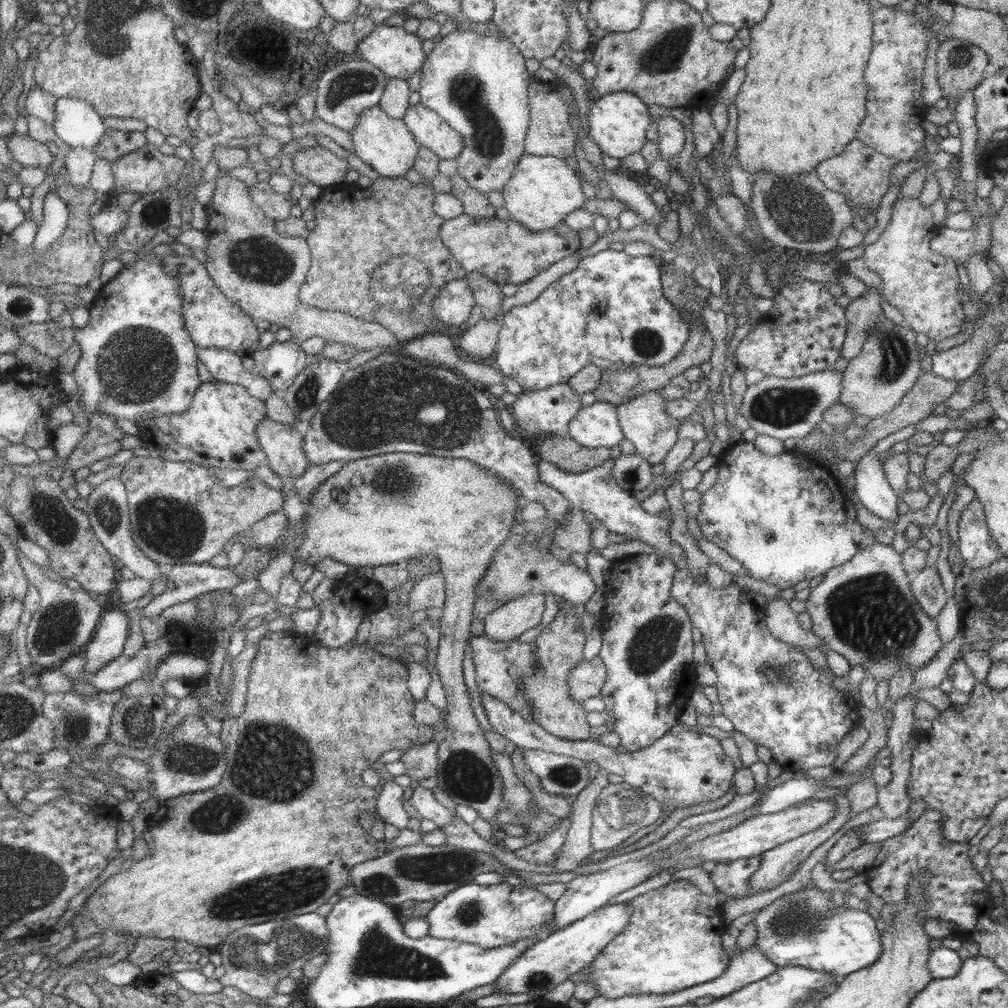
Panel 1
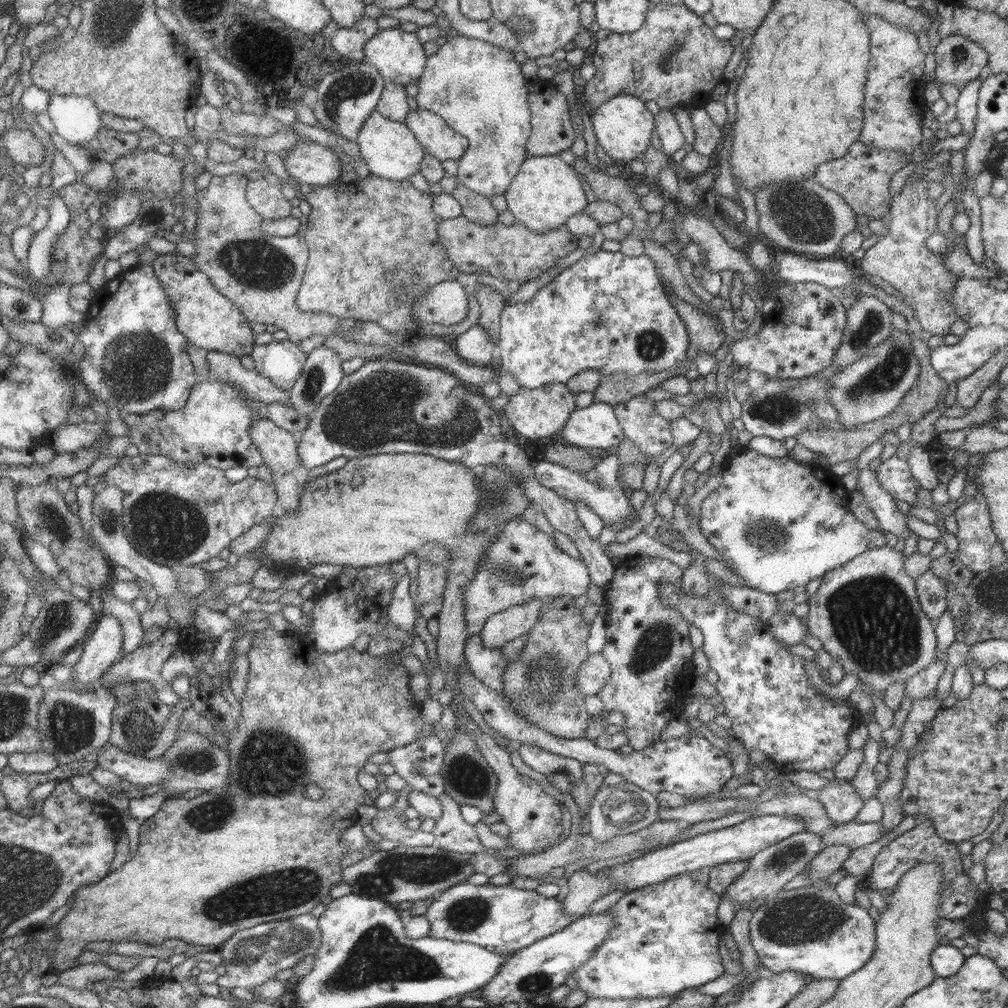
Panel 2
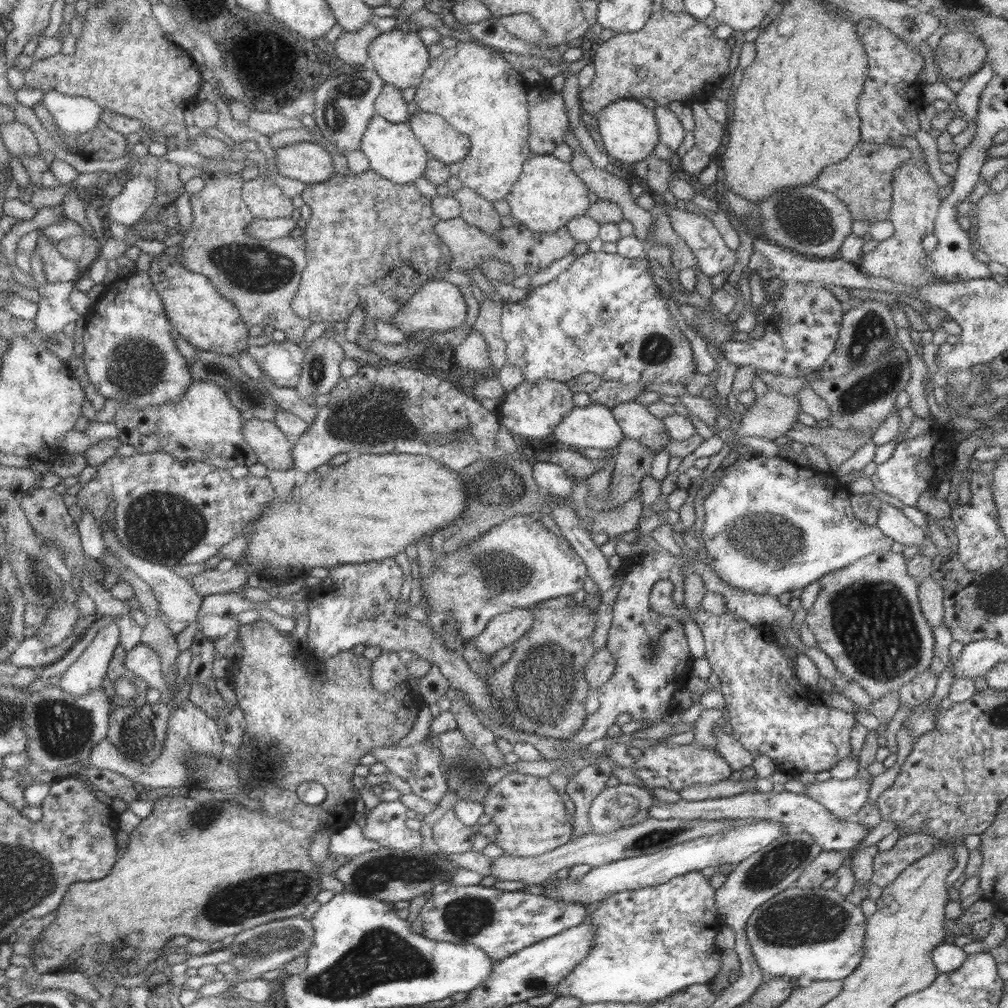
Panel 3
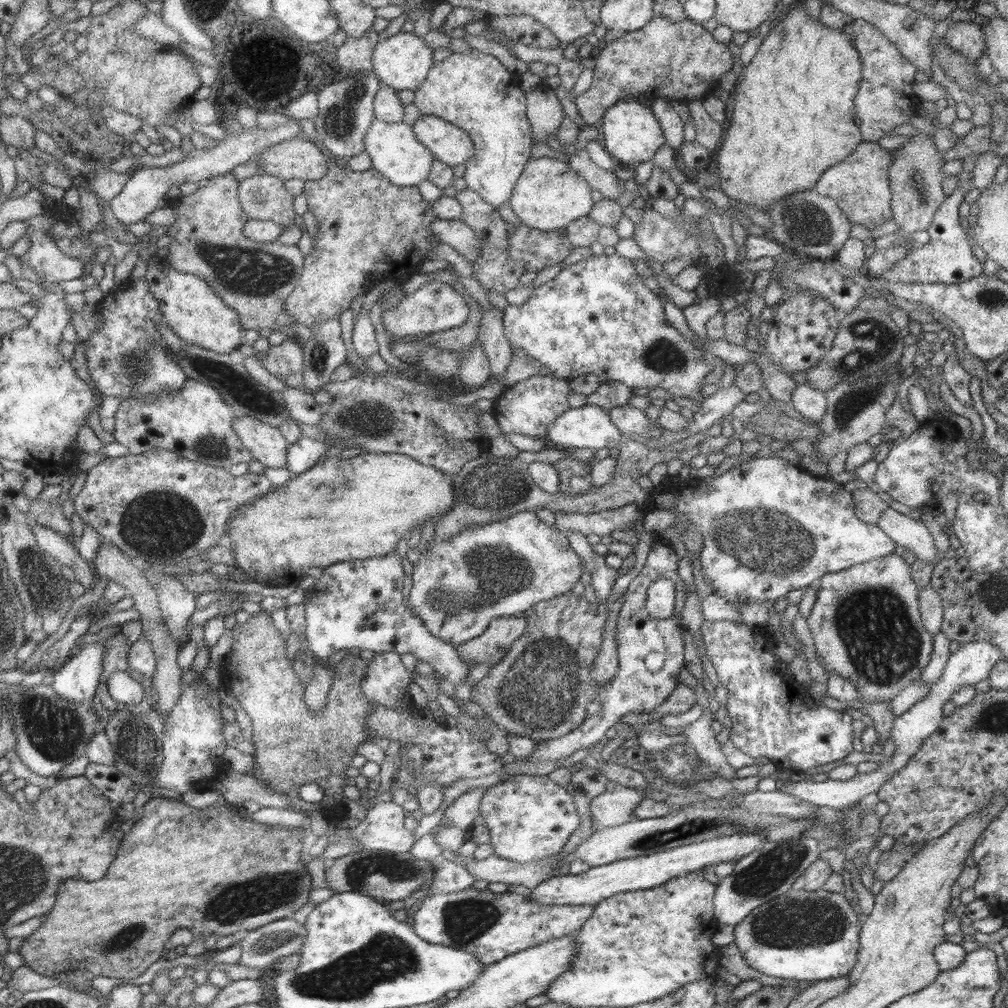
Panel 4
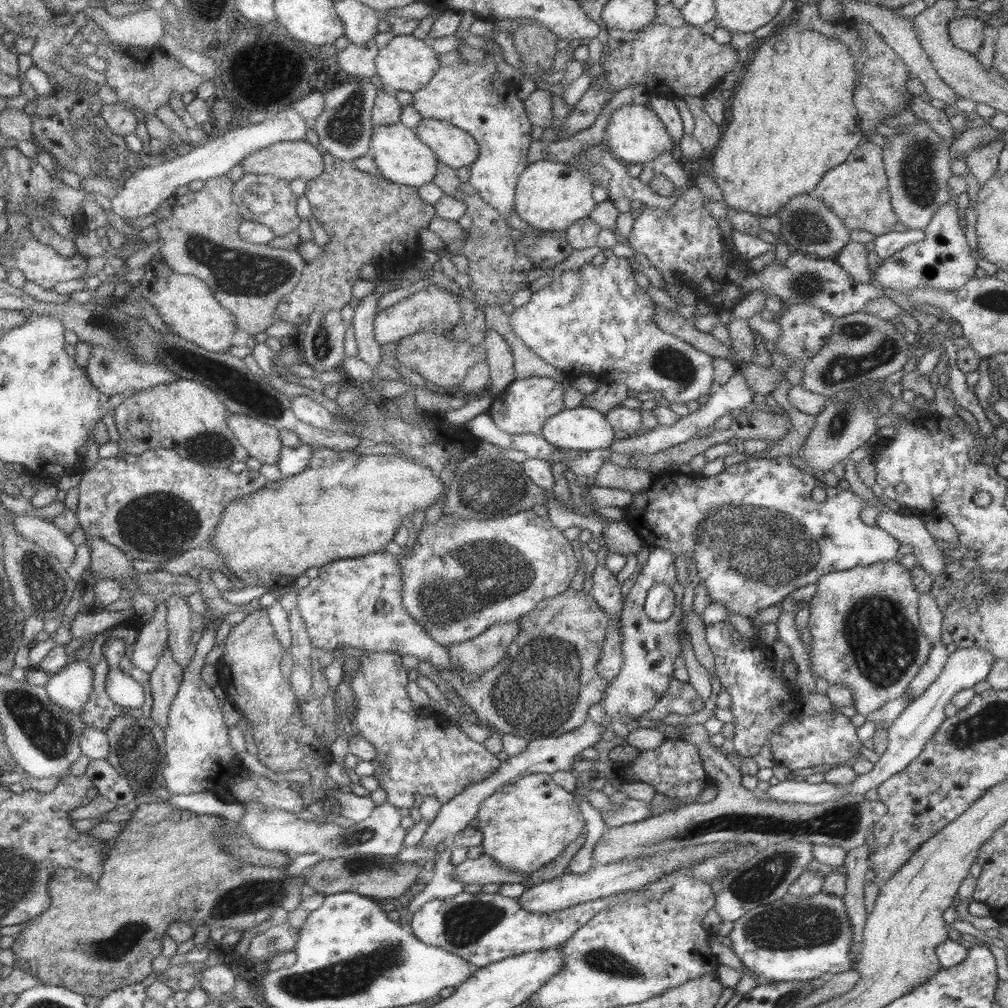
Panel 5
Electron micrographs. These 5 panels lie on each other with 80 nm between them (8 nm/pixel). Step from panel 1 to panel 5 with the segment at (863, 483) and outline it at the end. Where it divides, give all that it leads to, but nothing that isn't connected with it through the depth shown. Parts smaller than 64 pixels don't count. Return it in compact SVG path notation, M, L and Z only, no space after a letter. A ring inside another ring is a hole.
M883 511L876 516L876 524L888 532L900 544L912 547L916 566L920 566L933 577L941 574L945 568L943 557L946 555L933 543L924 522L915 515L900 512Z

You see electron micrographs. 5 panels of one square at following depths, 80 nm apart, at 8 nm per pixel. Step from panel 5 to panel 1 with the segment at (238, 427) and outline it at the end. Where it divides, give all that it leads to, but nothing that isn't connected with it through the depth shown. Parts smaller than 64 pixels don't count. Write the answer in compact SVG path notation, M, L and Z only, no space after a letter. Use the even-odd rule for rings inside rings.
M265 418L255 425L254 431L267 457L267 466L275 475L296 479L310 466L303 454L301 428Z

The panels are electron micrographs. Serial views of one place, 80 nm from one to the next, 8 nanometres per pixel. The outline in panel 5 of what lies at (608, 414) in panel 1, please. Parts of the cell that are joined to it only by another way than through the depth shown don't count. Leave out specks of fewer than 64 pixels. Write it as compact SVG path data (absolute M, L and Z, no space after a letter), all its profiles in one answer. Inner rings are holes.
M582 404L576 408L565 408L545 419L541 435L558 449L607 449L615 440L615 431L604 416Z

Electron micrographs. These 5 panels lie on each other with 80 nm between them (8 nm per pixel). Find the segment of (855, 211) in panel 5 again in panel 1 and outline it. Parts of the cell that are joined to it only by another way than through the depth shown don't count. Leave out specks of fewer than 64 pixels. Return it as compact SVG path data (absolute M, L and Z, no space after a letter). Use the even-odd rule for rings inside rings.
M855 138L843 152L817 164L813 173L829 190L842 194L846 201L849 200L857 208L866 206L869 212L875 213L881 197L890 186L890 172L897 163L895 157L885 156Z

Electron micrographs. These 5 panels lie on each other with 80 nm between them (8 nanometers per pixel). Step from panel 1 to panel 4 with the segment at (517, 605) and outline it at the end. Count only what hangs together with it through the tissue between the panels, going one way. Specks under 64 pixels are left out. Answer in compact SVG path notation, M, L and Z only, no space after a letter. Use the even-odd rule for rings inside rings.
M519 613L519 615L491 620L479 636L456 646L457 656L469 667L475 666L477 663L483 664L483 662L492 662L494 665L508 651L511 643L523 634L524 618L525 614Z

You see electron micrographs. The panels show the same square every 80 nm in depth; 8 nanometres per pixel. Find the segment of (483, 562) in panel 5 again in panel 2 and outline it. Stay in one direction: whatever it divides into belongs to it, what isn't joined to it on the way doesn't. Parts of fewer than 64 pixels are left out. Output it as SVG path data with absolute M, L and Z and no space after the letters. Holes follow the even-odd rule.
M515 517L496 529L492 540L471 580L463 585L463 619L469 635L478 634L487 617L509 607L529 603L530 600L547 596L567 595L578 597L585 594L590 582L587 567L581 559L573 558L563 552L556 544L552 534L546 535L522 517Z

